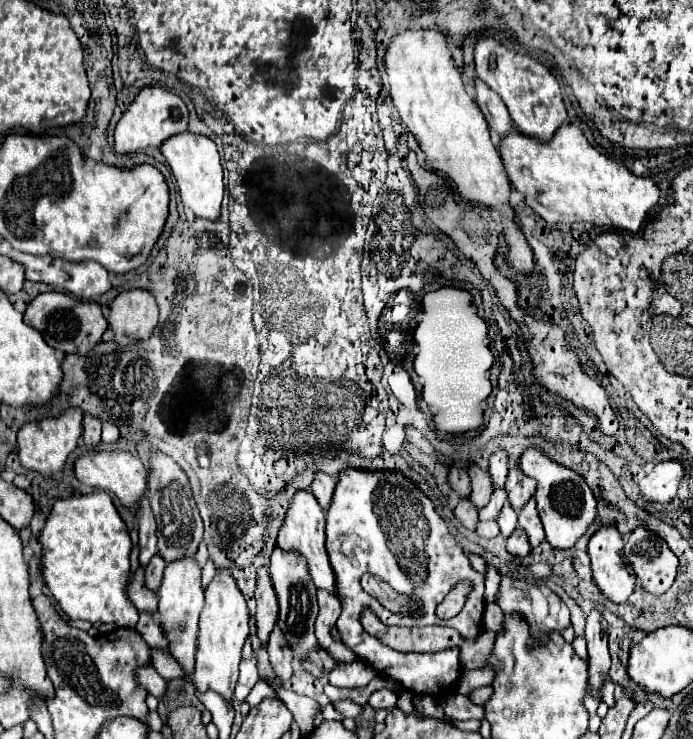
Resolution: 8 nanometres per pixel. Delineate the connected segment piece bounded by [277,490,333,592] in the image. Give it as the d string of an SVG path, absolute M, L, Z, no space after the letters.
M301 490L293 496L279 528L277 542L281 542L283 548L297 548L309 562L309 574L315 586L333 592L333 570L329 568L329 556L325 552L325 512L309 490Z

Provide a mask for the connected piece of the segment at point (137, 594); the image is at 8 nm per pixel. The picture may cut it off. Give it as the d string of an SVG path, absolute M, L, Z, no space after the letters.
M139 566L135 570L135 576L127 588L127 596L131 598L131 602L139 608L139 610L149 610L149 612L155 612L157 610L157 596L153 590L149 590L145 586L145 580L143 580L143 566Z

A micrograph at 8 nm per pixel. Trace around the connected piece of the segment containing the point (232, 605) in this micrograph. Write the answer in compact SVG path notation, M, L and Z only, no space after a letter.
M227 568L217 570L211 584L205 588L205 608L199 618L199 644L195 654L193 682L199 692L215 690L225 700L233 698L239 676L239 660L245 638L249 636L249 608L243 592L237 588L233 574Z

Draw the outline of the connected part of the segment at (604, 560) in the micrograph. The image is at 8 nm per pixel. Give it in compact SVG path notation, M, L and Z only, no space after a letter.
M601 526L587 544L593 580L613 602L625 602L635 588L635 572L623 554L623 538L615 526Z

